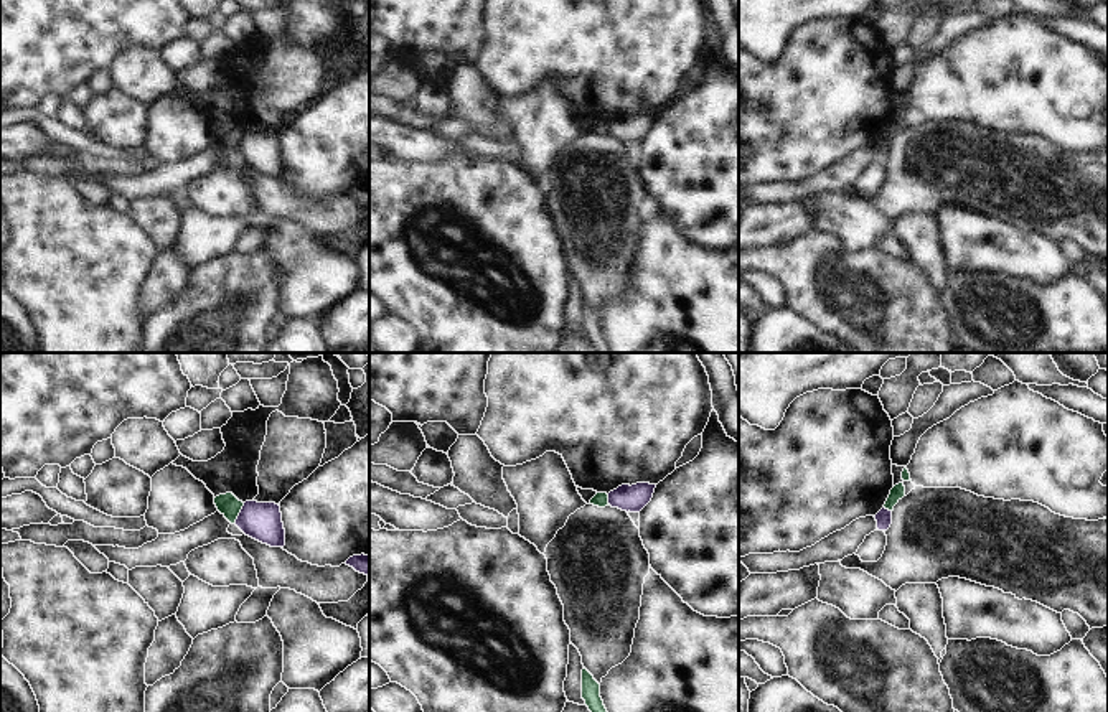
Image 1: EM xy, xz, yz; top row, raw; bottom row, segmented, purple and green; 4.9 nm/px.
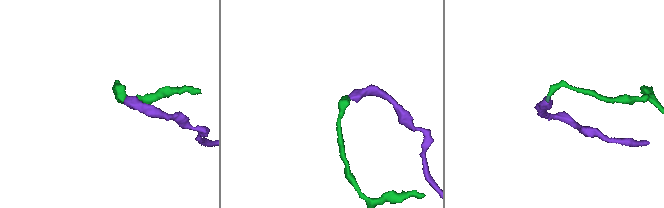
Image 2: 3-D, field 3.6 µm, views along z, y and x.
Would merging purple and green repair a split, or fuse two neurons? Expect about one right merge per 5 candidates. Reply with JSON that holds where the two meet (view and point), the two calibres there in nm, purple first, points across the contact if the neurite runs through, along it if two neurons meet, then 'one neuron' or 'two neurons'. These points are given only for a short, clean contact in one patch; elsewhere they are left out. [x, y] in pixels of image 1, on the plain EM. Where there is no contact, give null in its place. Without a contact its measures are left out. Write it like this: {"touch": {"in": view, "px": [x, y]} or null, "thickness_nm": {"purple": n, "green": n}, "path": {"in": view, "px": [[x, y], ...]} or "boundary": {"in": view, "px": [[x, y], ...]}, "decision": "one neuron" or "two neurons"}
{"touch": {"in": "xy", "px": [239, 144]}, "thickness_nm": {"purple": 190, "green": 110}, "boundary": {"in": "xy", "px": [[244, 134], [233, 154]]}, "decision": "two neurons"}

